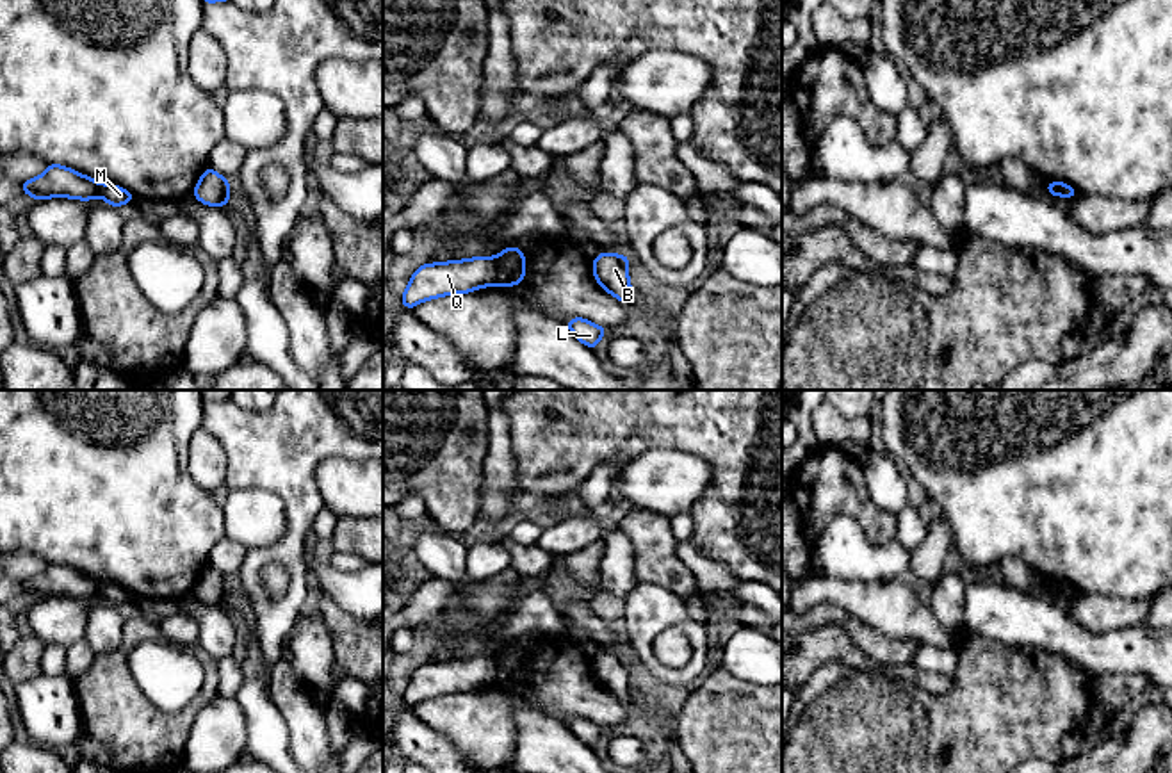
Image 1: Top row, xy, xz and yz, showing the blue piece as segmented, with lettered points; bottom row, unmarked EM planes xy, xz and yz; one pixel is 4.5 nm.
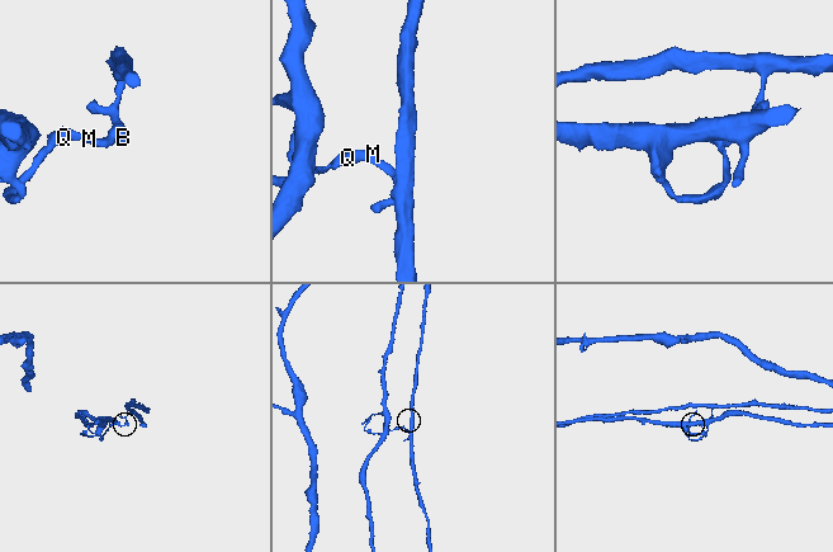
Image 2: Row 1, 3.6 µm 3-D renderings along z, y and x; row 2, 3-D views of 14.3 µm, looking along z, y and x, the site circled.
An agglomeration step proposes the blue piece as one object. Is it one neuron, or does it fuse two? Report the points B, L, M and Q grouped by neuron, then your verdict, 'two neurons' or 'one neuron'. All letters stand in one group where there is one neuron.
B L M / Q; two neurons

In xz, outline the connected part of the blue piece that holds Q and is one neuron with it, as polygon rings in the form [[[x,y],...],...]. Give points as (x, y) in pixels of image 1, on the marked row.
[[[499,256],[454,258],[442,264],[427,262],[411,274],[401,301],[406,310],[411,310],[427,299],[493,287],[497,278]]]

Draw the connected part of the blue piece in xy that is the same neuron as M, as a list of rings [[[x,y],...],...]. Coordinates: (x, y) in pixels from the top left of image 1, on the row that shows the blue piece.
[[[102,183],[100,198],[103,198],[114,208],[135,199],[135,196],[130,191],[114,183]]]

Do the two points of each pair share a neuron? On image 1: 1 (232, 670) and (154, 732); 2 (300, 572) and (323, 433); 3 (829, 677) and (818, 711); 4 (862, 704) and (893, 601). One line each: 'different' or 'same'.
1: different
2: same
3: same
4: different

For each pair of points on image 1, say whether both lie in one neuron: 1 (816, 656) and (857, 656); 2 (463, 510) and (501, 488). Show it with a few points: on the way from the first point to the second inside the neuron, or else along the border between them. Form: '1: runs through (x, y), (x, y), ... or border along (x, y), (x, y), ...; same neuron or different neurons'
1: runs through (827, 654), (846, 654); same neuron
2: border along (485, 460), (478, 513); different neurons

